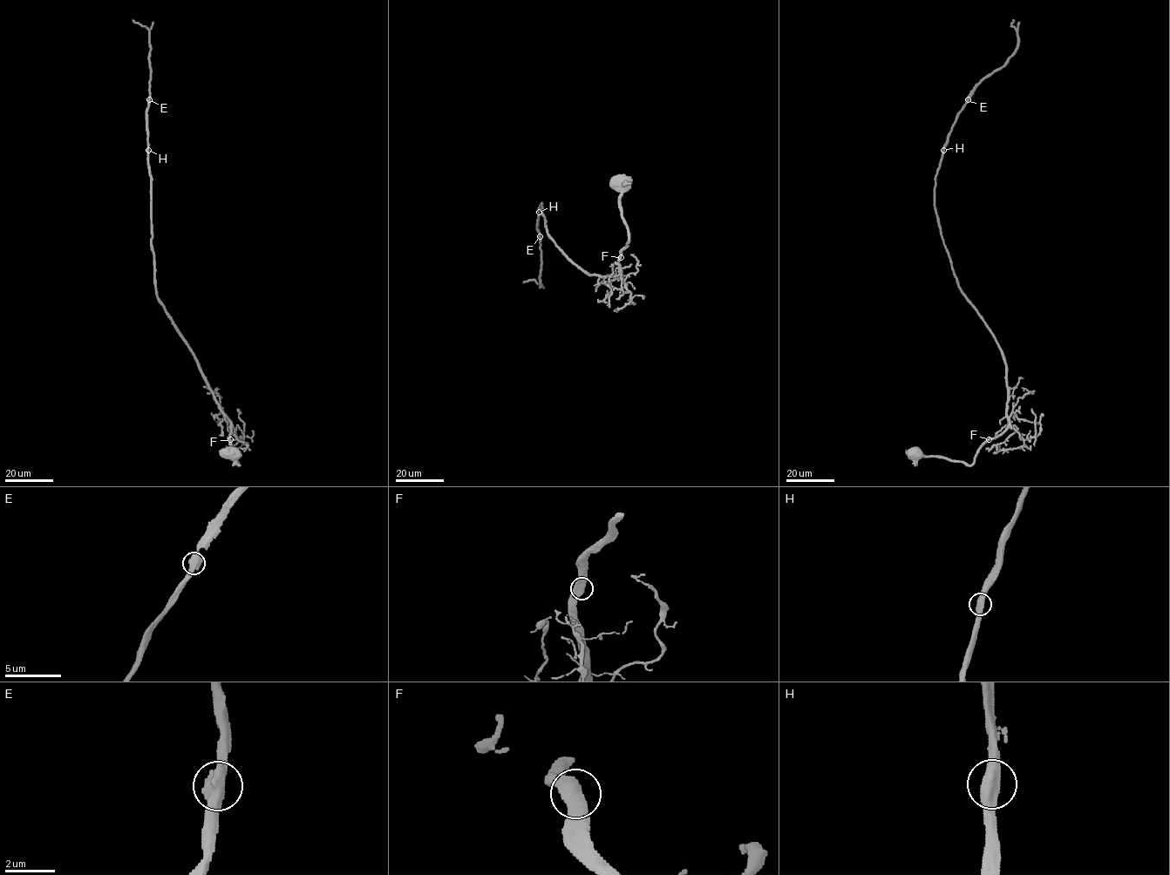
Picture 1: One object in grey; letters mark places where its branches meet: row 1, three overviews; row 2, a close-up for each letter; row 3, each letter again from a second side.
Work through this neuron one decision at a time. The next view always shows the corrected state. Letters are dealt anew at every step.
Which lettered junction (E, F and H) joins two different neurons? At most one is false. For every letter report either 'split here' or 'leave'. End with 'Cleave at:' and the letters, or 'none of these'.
E: leave
F: leave
H: leave
Cleave at: none of these

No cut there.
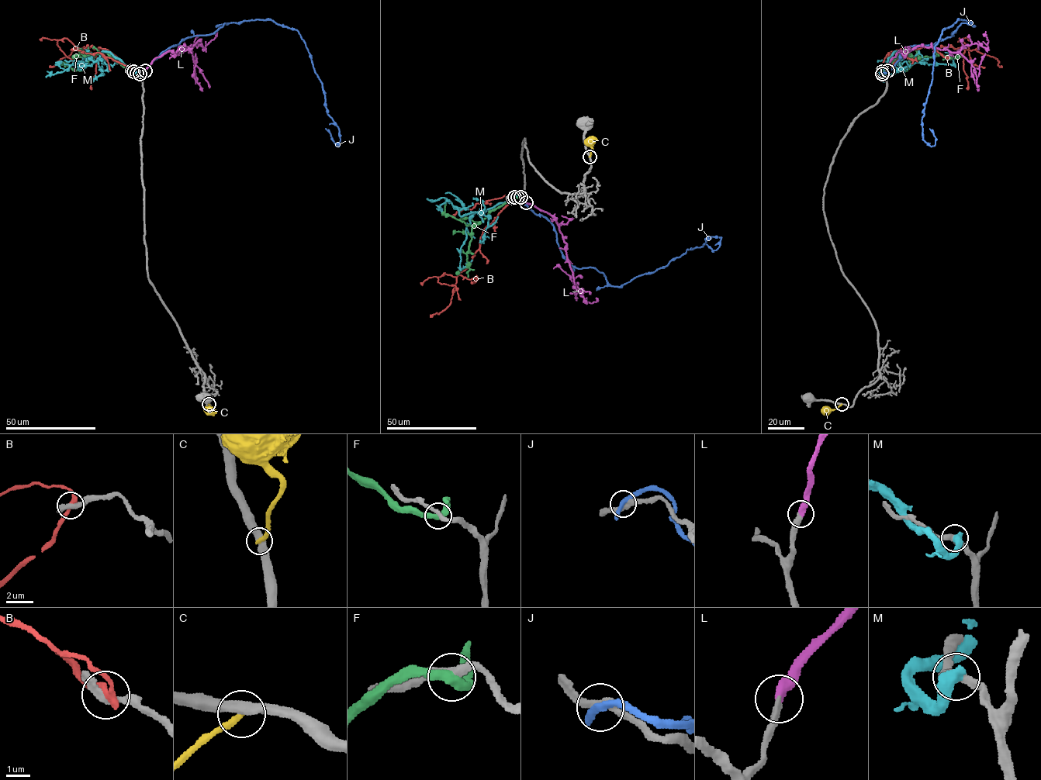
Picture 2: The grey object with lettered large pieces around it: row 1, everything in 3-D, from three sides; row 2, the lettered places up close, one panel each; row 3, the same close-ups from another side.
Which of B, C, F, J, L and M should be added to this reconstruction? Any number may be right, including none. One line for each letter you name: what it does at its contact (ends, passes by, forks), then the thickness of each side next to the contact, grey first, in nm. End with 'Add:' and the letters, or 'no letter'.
L: it ends; calibres 360 and 440 nm
Add: L

